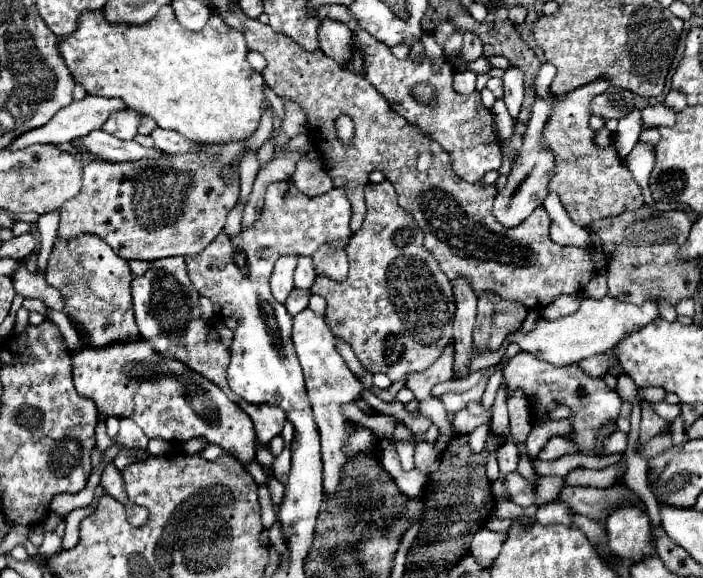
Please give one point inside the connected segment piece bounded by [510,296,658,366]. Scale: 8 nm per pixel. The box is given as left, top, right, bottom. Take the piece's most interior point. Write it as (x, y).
(597, 326)

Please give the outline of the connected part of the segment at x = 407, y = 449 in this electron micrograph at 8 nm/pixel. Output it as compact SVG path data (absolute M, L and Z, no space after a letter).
M396 442L398 454L400 454L400 462L404 464L404 470L412 470L414 468L414 458L412 458L412 444L410 442Z

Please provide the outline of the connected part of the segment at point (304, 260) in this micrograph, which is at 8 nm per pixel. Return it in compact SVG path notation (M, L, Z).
M300 256L300 258L298 258L296 272L294 272L294 284L296 284L298 288L310 290L314 278L316 278L316 270L314 270L312 258L310 258L310 256Z

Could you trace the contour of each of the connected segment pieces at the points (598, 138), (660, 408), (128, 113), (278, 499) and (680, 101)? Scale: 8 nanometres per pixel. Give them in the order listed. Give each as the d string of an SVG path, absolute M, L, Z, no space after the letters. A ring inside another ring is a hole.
M604 126L604 128L600 128L600 130L596 130L596 134L594 134L594 144L598 146L598 148L608 148L610 144L612 144L612 136L610 136L610 130Z
M662 400L662 402L658 402L658 404L656 404L656 402L652 402L650 406L652 406L652 410L654 410L654 412L658 412L658 414L660 414L664 420L668 420L668 422L672 422L672 420L680 414L680 406L672 406L672 404L664 402L664 400Z
M122 110L112 114L102 130L120 138L120 140L132 140L136 136L136 128L138 128L138 114L134 110Z
M264 468L264 474L266 474L266 478L268 478L268 490L270 490L270 498L272 498L272 502L274 502L274 508L276 508L276 514L278 514L278 510L280 510L280 504L282 504L282 498L284 498L284 488L282 488L282 484L276 480L276 476L270 472L270 468Z
M670 88L670 92L666 94L666 100L664 100L670 108L674 108L676 112L680 112L684 106L686 106L686 98L684 98L684 94L682 92L678 92L678 90L674 90L674 88Z

